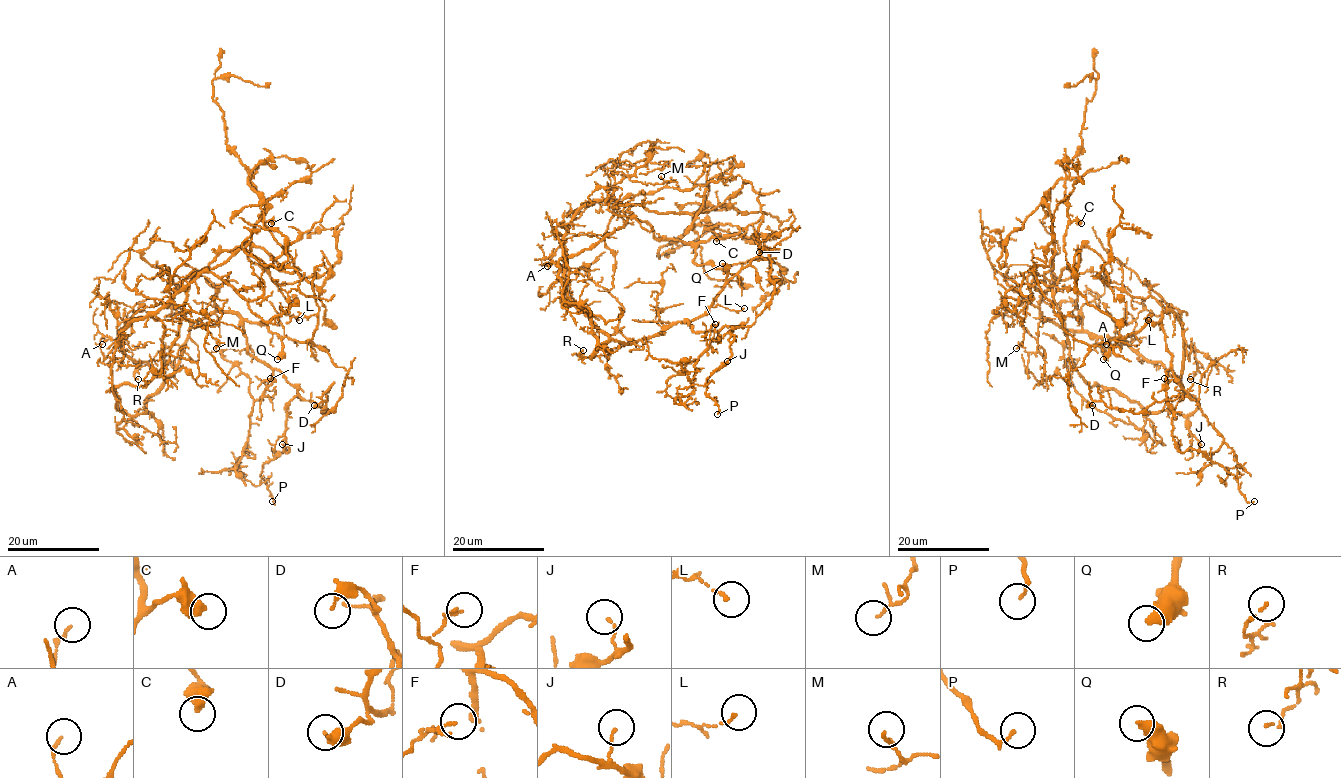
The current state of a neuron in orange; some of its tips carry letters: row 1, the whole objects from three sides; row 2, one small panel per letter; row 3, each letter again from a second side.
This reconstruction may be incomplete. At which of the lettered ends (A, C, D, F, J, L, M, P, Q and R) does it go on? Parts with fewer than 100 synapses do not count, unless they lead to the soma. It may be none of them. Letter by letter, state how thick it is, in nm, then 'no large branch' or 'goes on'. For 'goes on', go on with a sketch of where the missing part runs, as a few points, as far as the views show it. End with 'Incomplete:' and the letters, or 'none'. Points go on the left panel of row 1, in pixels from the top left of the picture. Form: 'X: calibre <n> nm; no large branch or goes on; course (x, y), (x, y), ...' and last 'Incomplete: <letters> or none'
A: calibre 120 nm; no large branch
C: calibre 550 nm; no large branch
D: calibre 190 nm; no large branch
F: calibre 90 nm; no large branch
J: calibre 100 nm; no large branch
L: calibre 120 nm; no large branch
M: calibre 70 nm; no large branch
P: calibre 110 nm; no large branch
Q: calibre 480 nm; goes on; course (277, 359), (267, 360), (253, 371), (211, 370), (216, 388), (184, 432), (187, 436), (202, 423)
R: calibre 100 nm; no large branch
Incomplete: Q

